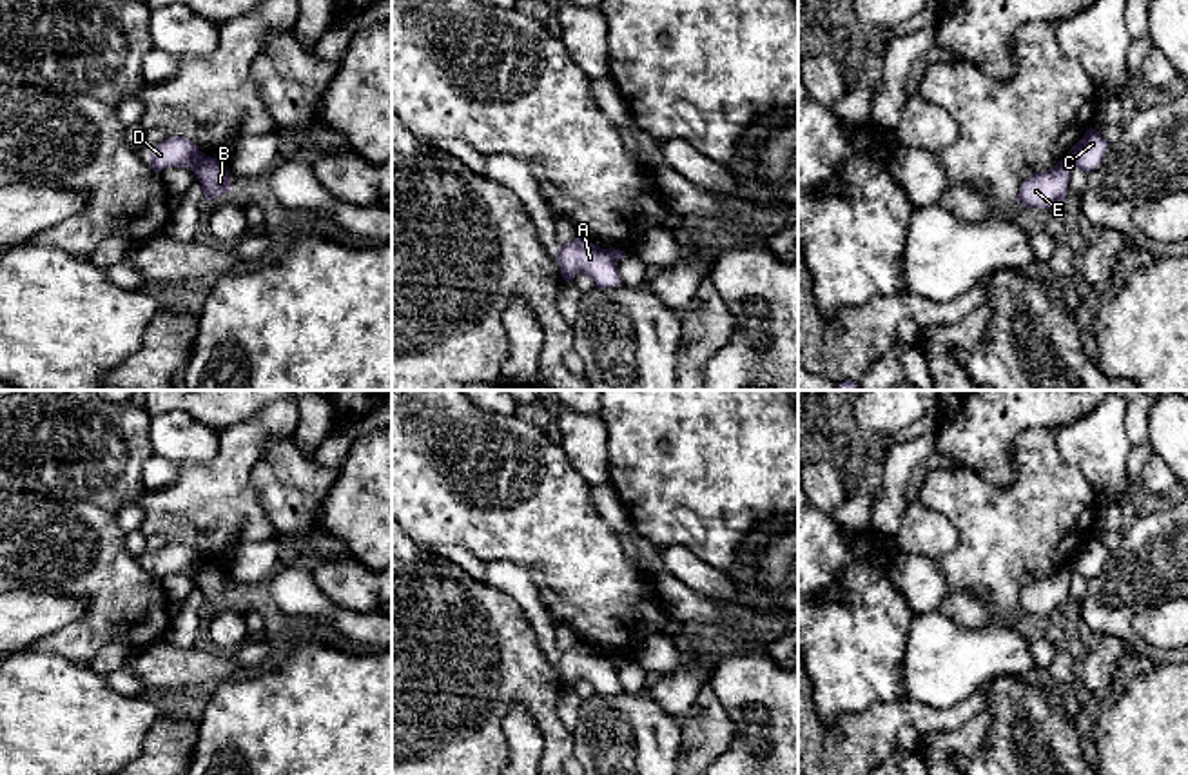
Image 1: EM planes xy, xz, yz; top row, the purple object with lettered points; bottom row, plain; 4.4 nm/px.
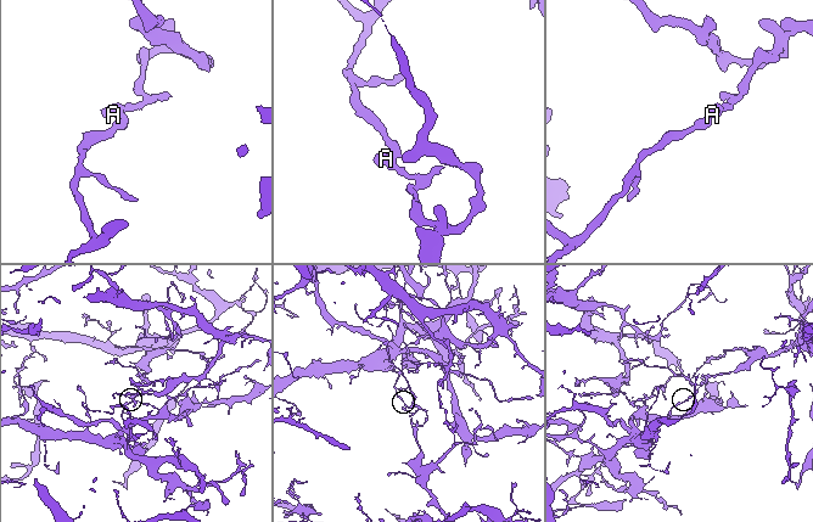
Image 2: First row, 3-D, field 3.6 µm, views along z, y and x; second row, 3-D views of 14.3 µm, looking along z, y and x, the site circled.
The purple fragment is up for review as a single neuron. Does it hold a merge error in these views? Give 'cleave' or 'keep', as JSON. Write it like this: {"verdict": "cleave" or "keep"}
{"verdict": "cleave"}

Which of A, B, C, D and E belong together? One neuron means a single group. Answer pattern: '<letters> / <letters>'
A C D / B E

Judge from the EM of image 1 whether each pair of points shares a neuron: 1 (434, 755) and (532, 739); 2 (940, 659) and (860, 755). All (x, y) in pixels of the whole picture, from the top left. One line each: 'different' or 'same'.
1: different
2: different

